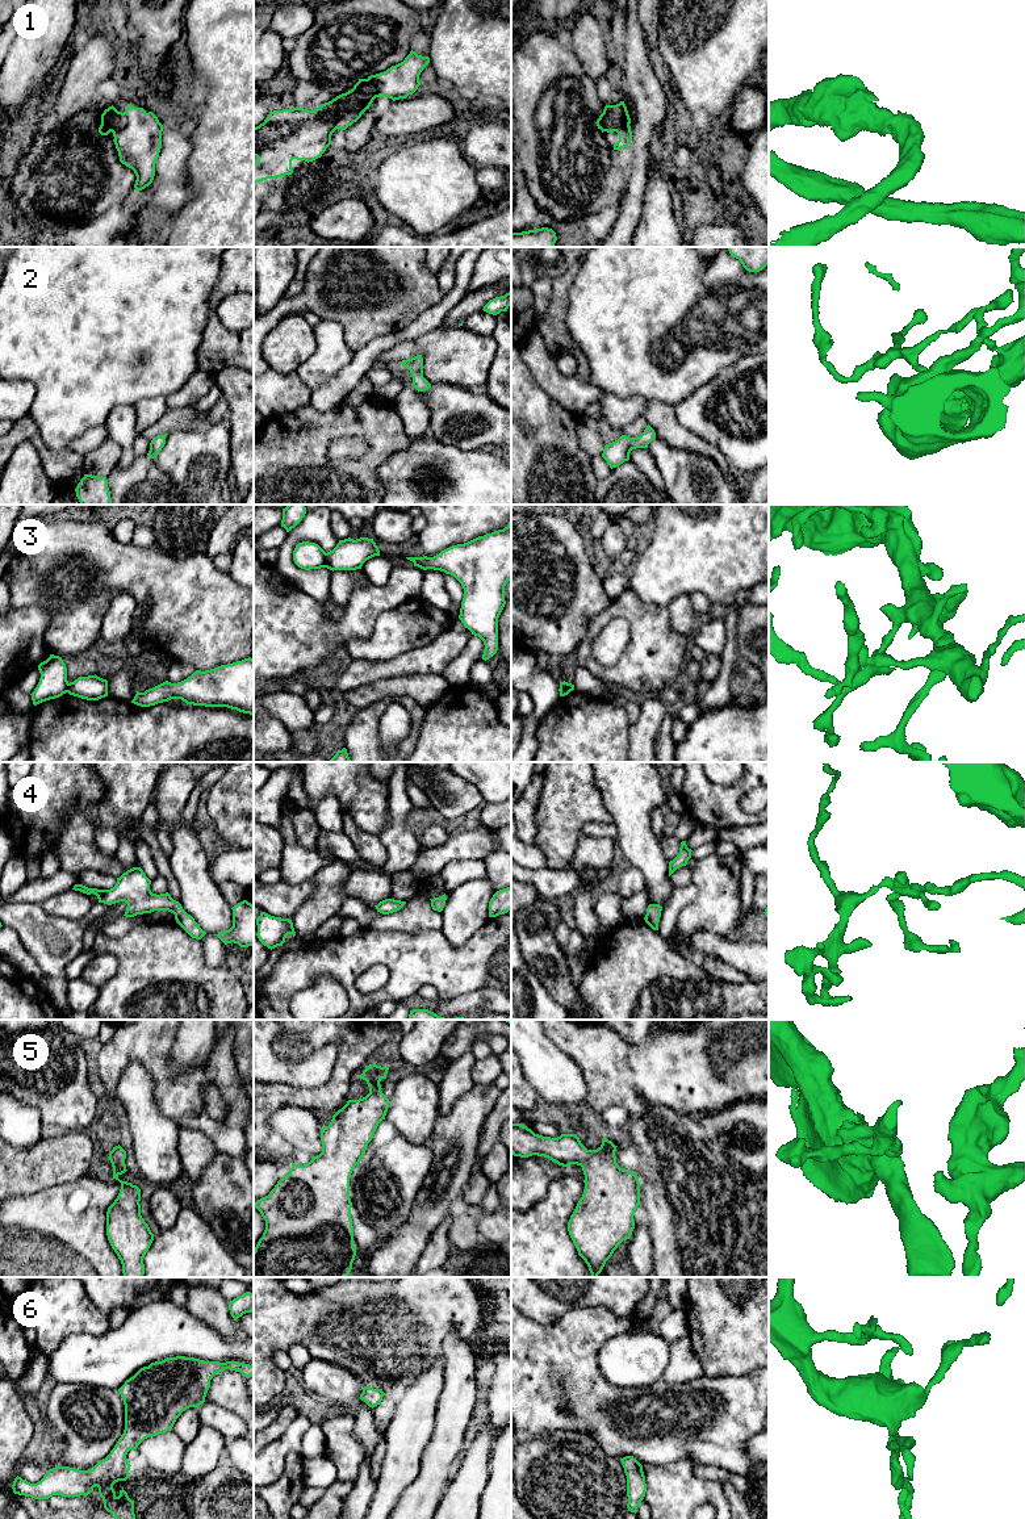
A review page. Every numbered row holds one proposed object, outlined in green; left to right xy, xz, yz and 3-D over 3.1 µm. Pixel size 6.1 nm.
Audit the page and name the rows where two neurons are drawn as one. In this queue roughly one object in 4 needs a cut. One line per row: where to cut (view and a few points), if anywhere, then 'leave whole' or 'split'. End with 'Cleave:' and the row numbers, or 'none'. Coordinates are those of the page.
1: cut none; leave whole
2: cut none; leave whole
3: cut xz (326, 553), (326, 564), (323, 566); split
4: cut none; leave whole
5: cut none; leave whole
6: cut none; leave whole
Cleave: 3

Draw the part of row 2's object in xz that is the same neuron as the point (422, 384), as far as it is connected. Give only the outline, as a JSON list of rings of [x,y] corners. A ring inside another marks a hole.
[[[417,355],[411,359],[402,360],[399,364],[405,365],[413,377],[413,386],[418,392],[424,392],[431,388],[431,384],[423,377],[423,357],[422,355]]]

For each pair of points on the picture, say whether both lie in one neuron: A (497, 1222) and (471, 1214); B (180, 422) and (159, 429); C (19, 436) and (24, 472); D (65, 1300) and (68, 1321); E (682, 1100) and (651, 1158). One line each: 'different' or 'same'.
A: different
B: same
C: different
D: same
E: different

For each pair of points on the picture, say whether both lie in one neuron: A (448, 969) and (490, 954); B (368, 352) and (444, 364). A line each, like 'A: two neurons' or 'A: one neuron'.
A: one neuron
B: two neurons

